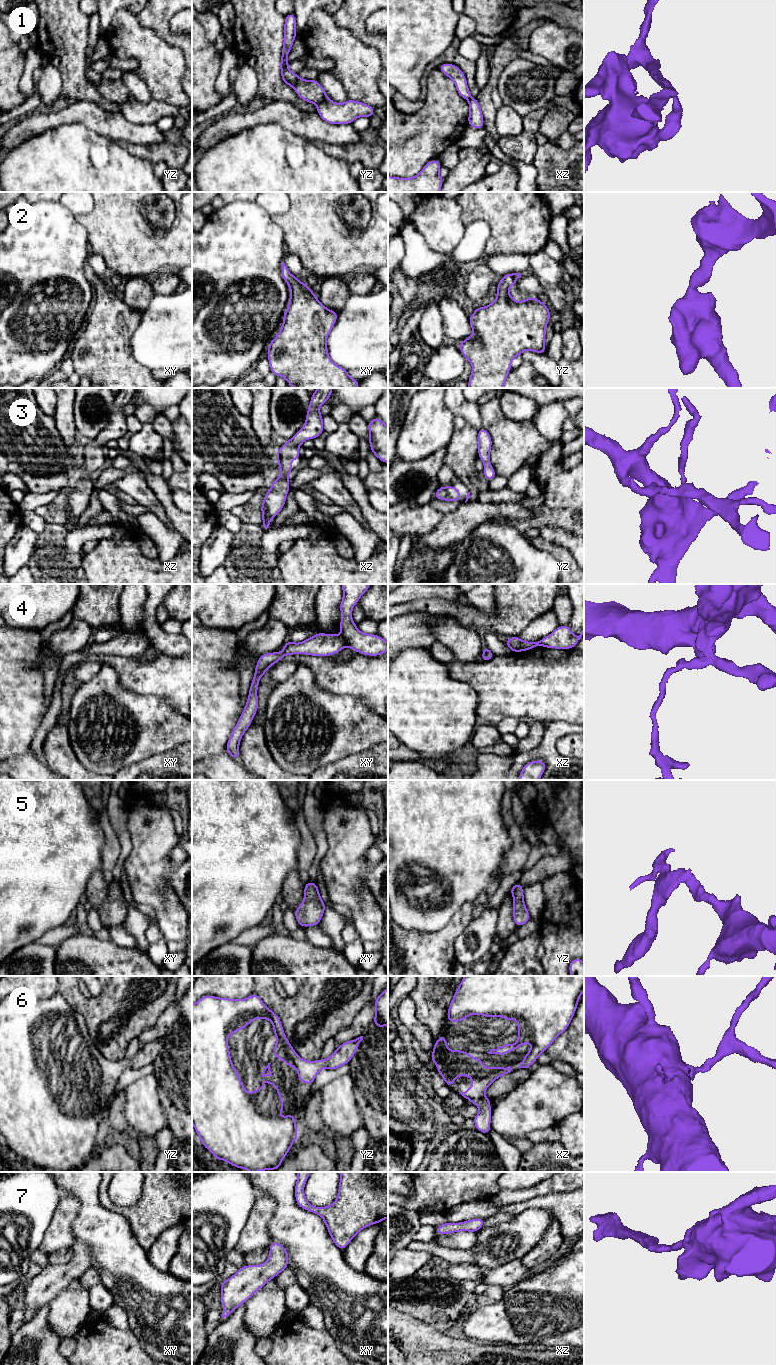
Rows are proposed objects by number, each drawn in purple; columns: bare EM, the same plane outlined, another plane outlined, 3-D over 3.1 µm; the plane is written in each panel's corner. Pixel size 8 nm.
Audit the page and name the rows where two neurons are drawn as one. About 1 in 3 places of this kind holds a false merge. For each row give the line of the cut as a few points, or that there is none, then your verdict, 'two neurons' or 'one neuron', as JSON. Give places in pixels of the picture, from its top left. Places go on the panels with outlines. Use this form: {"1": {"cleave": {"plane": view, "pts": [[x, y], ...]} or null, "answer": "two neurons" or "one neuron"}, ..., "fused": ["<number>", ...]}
{"1": {"cleave": {"plane": "yz", "pts": [[298, 78], [293, 87]]}, "answer": "two neurons"}, "2": {"cleave": null, "answer": "one neuron"}, "3": {"cleave": null, "answer": "one neuron"}, "4": {"cleave": {"plane": "xy", "pts": [[341, 635], [346, 644]]}, "answer": "two neurons"}, "5": {"cleave": null, "answer": "one neuron"}, "6": {"cleave": null, "answer": "one neuron"}, "7": {"cleave": null, "answer": "one neuron"}, "fused": ["1", "4"]}

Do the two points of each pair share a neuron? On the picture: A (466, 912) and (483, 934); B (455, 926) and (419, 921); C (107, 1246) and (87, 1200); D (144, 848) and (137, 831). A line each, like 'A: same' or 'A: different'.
A: different
B: different
C: same
D: same

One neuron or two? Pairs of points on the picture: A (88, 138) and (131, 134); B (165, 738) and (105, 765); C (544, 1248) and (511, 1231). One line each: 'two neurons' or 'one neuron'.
A: two neurons
B: one neuron
C: two neurons

